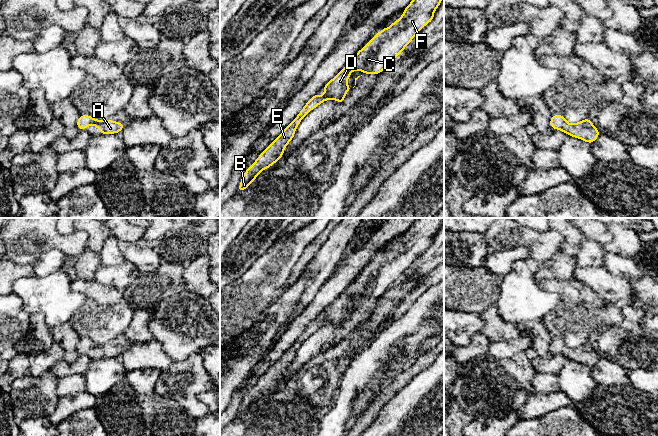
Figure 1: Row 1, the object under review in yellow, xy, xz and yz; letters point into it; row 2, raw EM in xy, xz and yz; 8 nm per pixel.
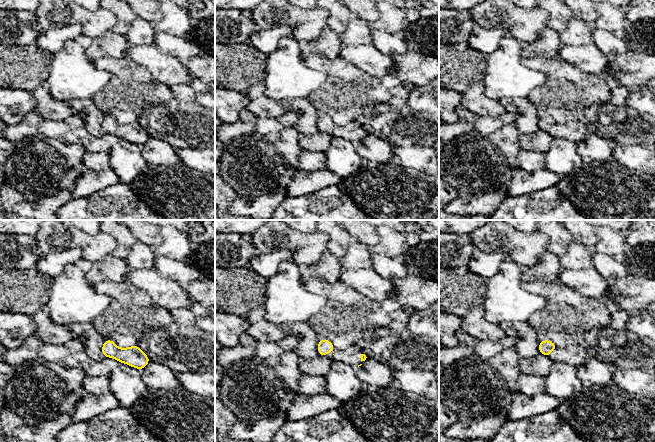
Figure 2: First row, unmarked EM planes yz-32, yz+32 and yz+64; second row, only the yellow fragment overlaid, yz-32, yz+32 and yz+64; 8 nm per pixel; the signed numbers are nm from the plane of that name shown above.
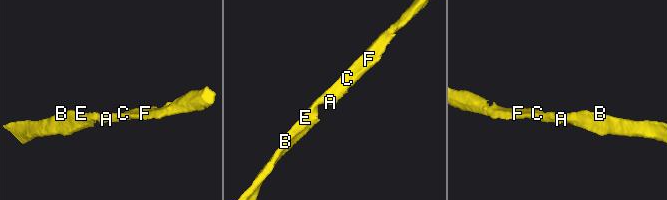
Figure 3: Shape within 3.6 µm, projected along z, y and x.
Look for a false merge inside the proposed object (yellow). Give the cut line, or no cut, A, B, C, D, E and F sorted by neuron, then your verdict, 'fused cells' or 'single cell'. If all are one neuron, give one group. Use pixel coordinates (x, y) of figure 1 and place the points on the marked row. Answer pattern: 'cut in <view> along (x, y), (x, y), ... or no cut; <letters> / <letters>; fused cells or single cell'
no cut; A B C D E F; single cell

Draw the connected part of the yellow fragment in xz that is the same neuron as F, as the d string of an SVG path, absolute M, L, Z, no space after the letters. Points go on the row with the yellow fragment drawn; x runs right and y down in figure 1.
M412 0L399 20L394 21L390 28L386 25L332 80L324 85L323 96L316 94L306 103L297 117L245 171L237 191L247 189L262 170L271 167L283 156L284 148L293 139L296 128L311 110L326 100L344 102L346 93L353 89L347 85L347 81L354 70L362 70L362 75L364 73L380 74L404 50L415 35L432 21L434 12L441 1Z

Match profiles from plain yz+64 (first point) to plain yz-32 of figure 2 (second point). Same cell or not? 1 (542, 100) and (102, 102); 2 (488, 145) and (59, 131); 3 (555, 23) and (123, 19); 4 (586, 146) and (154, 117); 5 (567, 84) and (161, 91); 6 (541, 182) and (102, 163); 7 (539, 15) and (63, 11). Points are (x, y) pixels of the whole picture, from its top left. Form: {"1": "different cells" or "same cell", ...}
{"1": "same cell", "2": "different cells", "3": "same cell", "4": "different cells", "5": "same cell", "6": "different cells", "7": "same cell"}

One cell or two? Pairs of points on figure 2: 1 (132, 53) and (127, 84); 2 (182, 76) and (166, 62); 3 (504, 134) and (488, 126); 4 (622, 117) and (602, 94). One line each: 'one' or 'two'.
1: two
2: one
3: two
4: two

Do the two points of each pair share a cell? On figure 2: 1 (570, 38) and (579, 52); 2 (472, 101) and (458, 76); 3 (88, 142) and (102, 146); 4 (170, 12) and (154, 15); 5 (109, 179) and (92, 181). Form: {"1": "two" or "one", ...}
{"1": "two", "2": "two", "3": "one", "4": "two", "5": "one"}

